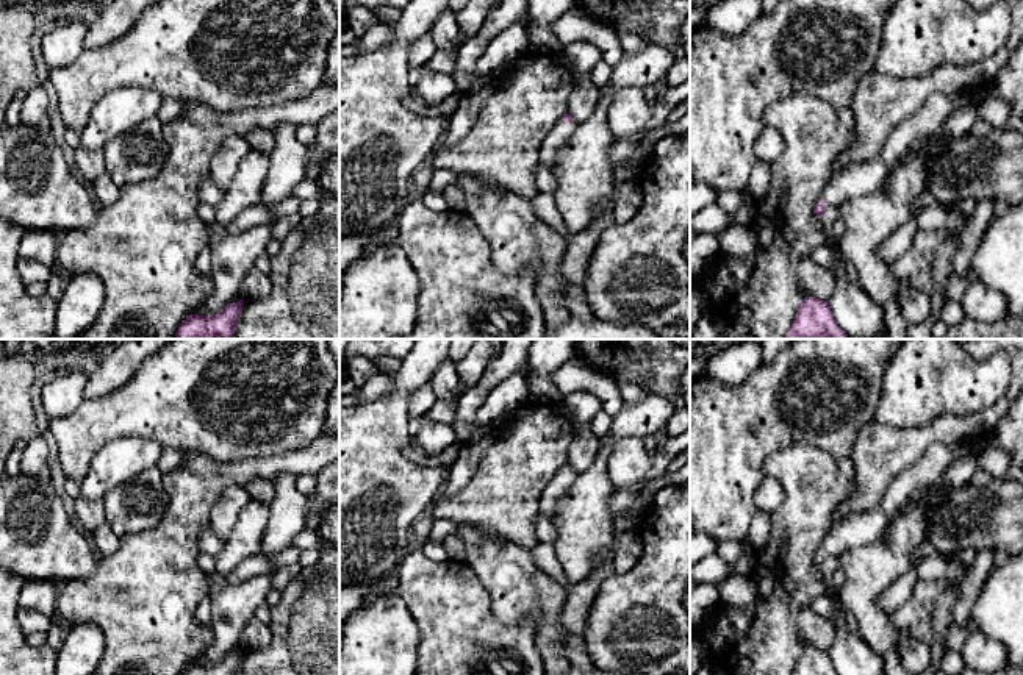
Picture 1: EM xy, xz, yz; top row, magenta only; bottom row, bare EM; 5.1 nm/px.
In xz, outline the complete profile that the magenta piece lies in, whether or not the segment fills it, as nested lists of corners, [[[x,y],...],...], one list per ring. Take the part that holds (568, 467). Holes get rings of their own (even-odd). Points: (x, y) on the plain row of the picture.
[[[566,462],[552,478],[552,481],[544,488],[540,498],[540,512],[549,519],[552,519],[568,492],[569,486],[576,480],[574,469],[569,462]]]

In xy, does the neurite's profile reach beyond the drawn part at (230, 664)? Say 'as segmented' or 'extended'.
as segmented

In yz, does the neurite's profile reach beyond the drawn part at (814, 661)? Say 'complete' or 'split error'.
complete

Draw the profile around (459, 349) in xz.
[[[450,339],[449,359],[458,361],[468,355],[476,339]]]

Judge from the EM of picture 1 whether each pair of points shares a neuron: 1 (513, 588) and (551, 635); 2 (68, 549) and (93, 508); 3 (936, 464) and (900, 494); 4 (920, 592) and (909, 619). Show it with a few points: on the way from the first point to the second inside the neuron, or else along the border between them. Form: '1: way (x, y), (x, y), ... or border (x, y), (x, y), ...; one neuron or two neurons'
1: way (524, 599), (548, 624); one neuron
2: border (72, 519), (78, 525); two neurons
3: way (926, 471), (909, 485); one neuron
4: way (920, 599), (920, 607), (915, 613); one neuron

